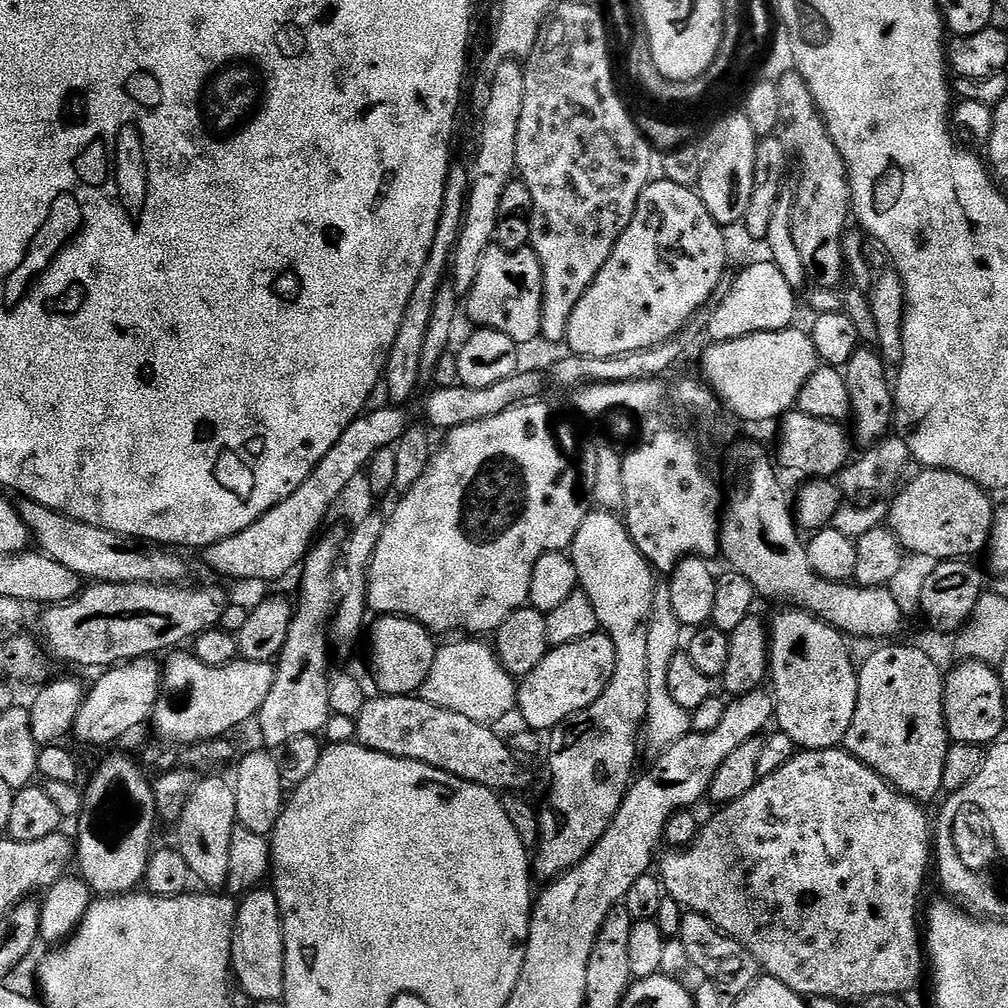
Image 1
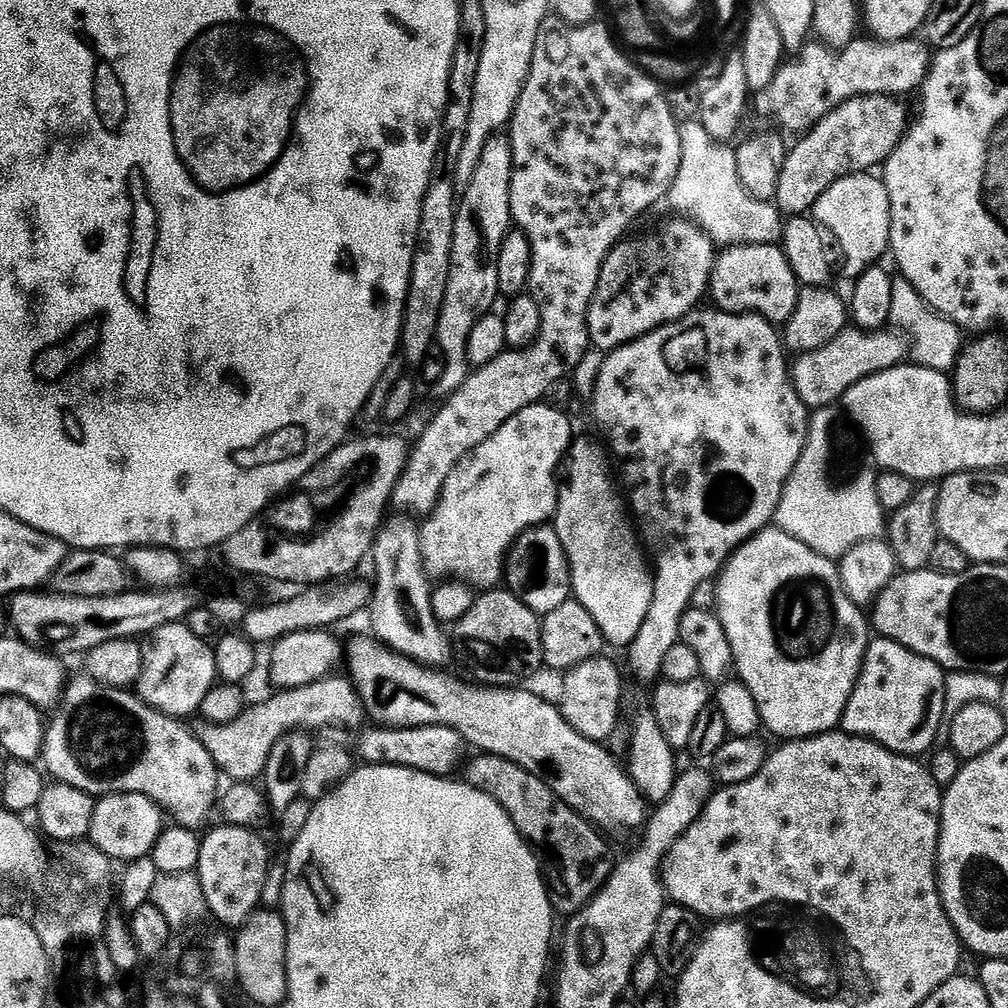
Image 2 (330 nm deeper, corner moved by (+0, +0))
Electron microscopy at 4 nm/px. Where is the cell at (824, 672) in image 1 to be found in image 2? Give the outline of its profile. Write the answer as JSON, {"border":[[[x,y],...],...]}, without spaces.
{"border":[[[769,526],[762,532],[756,533],[752,539],[741,544],[732,553],[724,569],[720,571],[716,586],[716,606],[715,613],[720,617],[722,626],[726,630],[726,638],[730,638],[730,650],[732,651],[732,663],[735,675],[741,684],[754,694],[754,702],[758,702],[758,714],[760,715],[761,725],[765,729],[769,728],[779,739],[784,742],[793,740],[809,740],[812,736],[820,736],[824,732],[835,732],[841,727],[844,719],[844,711],[850,702],[850,694],[854,694],[854,686],[860,677],[860,668],[864,664],[864,655],[868,652],[870,643],[870,624],[866,619],[865,613],[846,594],[846,590],[840,581],[840,569],[837,561],[830,560],[828,557],[810,550],[798,538],[786,534],[781,528]]]}

